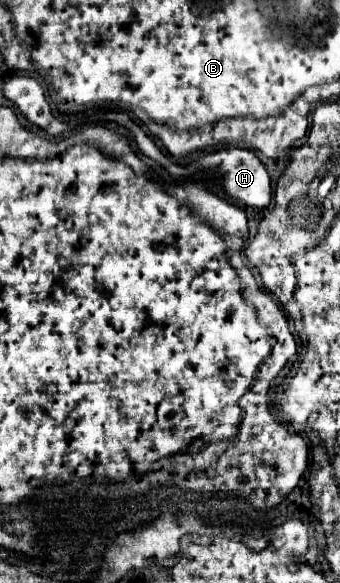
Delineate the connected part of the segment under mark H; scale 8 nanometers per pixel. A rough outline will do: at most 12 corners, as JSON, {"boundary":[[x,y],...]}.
{"boundary":[[246,148],[196,160],[224,172],[232,200],[266,208],[272,198],[264,164]]}

